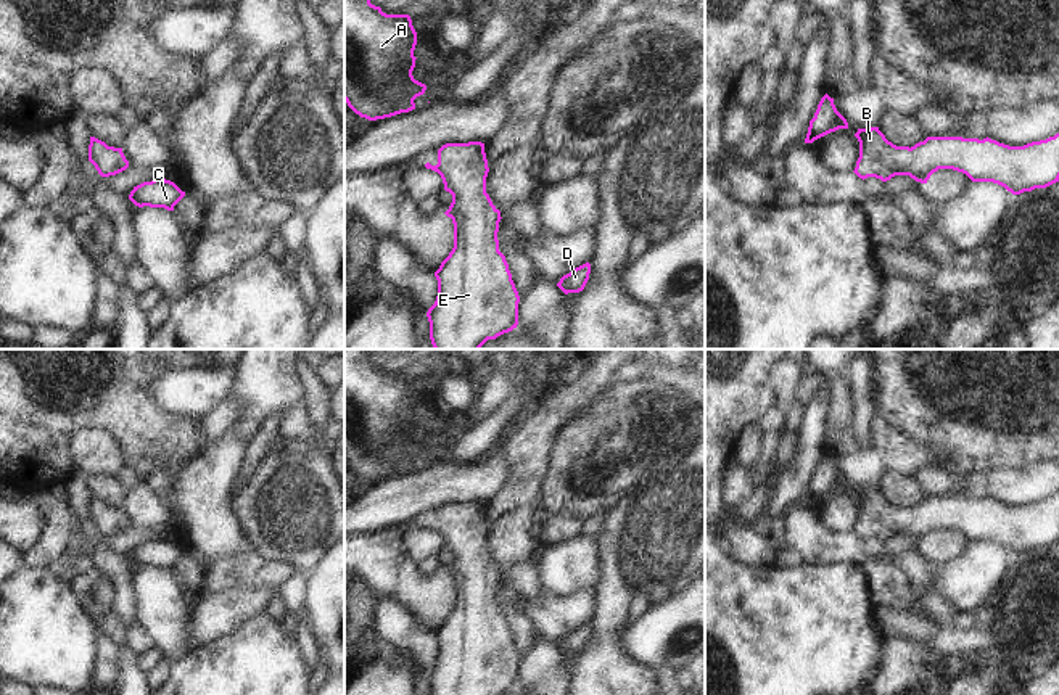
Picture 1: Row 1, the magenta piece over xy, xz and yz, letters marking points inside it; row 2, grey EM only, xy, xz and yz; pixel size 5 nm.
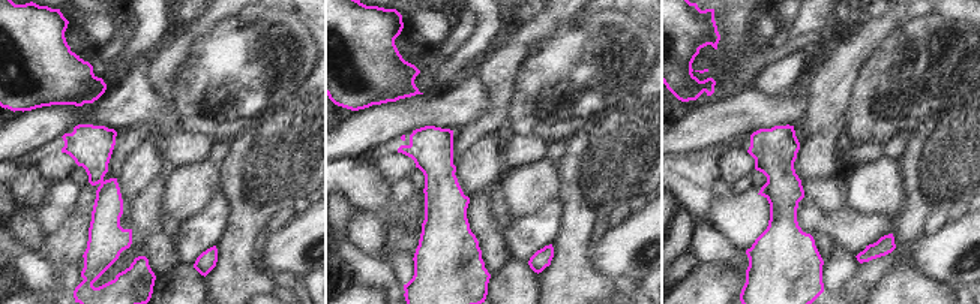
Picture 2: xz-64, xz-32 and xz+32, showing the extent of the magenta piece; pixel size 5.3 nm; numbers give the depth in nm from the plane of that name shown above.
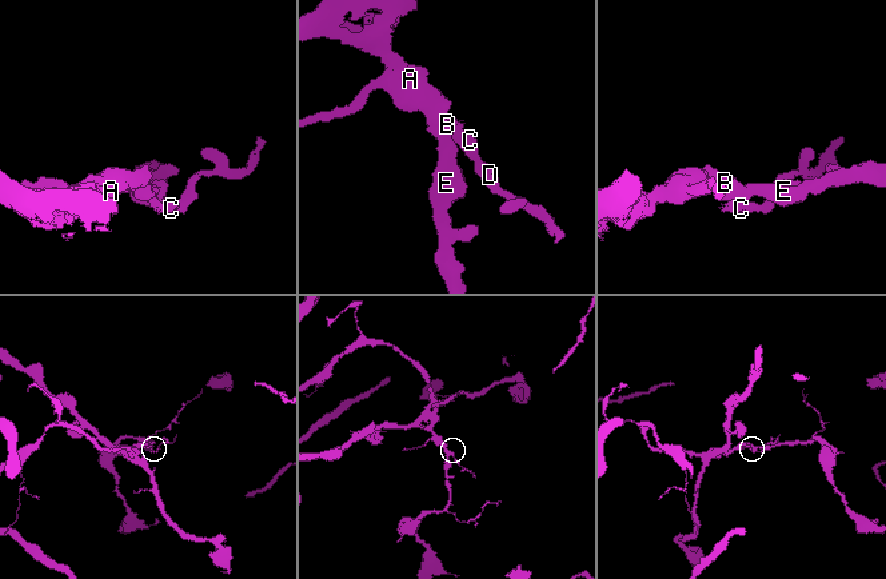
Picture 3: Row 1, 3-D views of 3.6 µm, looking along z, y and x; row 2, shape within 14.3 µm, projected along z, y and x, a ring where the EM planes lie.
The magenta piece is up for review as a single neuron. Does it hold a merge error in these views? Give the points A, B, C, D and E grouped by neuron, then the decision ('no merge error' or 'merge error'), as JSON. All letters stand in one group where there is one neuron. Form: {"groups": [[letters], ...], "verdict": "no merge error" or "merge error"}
{"groups": [["A", "B", "C", "D", "E"]], "verdict": "no merge error"}

